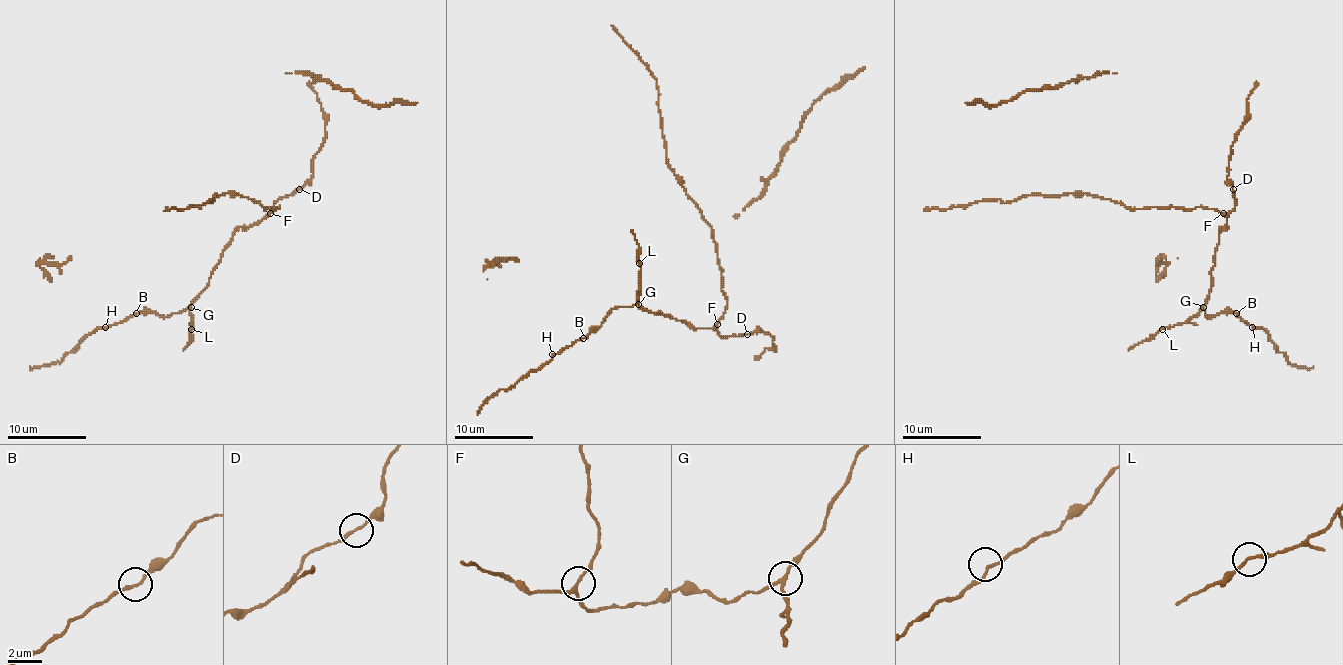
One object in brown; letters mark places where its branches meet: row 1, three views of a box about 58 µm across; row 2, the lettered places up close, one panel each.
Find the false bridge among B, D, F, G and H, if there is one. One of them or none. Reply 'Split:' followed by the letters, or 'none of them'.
Split: G

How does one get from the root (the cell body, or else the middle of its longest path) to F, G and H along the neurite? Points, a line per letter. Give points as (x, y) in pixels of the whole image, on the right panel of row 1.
F: (1176, 207), (1207, 207), (1223, 213)
G: (1176, 207), (1217, 209), (1227, 219), (1227, 226), (1219, 232), (1211, 272), (1211, 291), (1203, 307)
H: (1176, 207), (1217, 209), (1227, 219), (1203, 307), (1207, 317), (1235, 313), (1252, 327)

